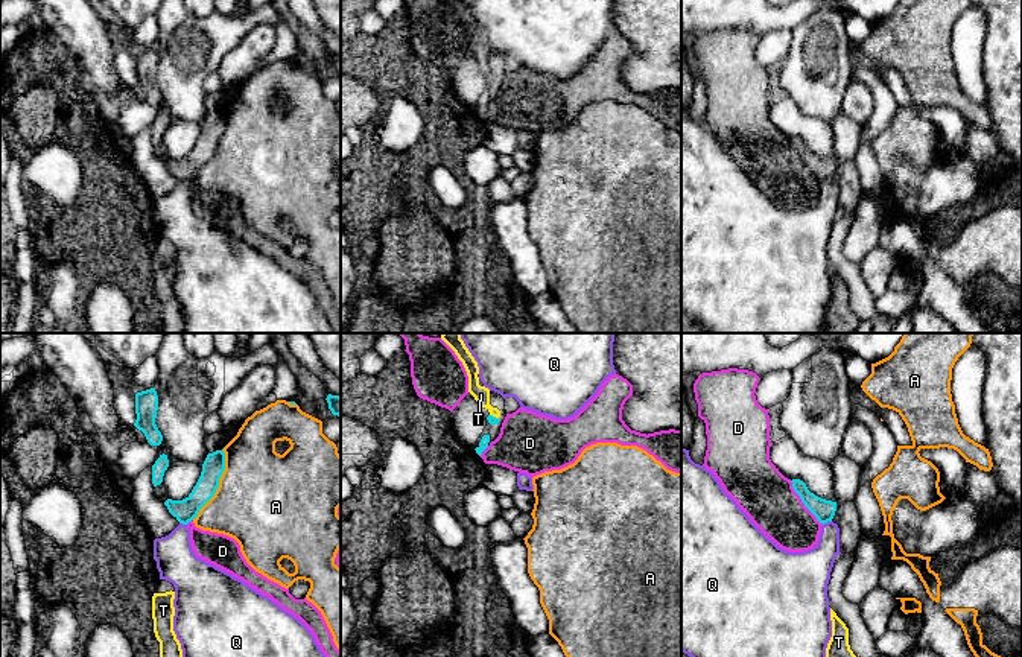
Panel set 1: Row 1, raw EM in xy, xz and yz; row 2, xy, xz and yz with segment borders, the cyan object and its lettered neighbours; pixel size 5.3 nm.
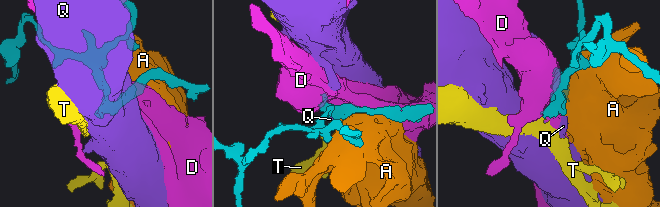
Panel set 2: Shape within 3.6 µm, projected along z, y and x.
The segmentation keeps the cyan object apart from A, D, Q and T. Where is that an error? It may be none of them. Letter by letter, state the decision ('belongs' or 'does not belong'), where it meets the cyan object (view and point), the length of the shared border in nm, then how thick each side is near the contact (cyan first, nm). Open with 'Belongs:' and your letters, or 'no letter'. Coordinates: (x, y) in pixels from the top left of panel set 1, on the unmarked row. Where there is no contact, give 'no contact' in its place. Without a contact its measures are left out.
Belongs: T
A: does not belong; contact xy (218, 143); length 400 nm; calibres 120 and 500 nm
D: does not belong; contact yz (803, 161); length 300 nm; calibres 110 and 280 nm
Q: does not belong; contact yz (826, 181); length 50 nm; calibres 110 and 190 nm
T: belongs; contact xz (495, 76); length 50 nm; calibres 50 and 90 nm

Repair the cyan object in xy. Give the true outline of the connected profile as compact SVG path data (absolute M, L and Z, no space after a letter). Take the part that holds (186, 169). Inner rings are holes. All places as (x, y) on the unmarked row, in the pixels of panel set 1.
M224 110L208 113L202 123L201 135L192 152L182 160L167 158L164 161L169 172L182 184L187 184L189 181L196 178L199 169L214 155L224 129Z

